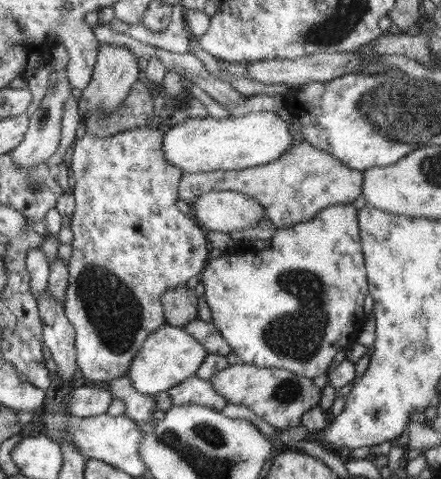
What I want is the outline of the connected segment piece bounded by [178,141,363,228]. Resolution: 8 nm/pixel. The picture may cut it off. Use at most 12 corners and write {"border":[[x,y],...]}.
{"border":[[297,141],[270,164],[186,171],[178,198],[244,193],[277,228],[361,194],[362,172]]}

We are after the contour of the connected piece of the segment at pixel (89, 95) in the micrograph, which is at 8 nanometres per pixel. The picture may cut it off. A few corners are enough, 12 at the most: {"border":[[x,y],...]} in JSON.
{"border":[[99,44],[80,116],[118,110],[138,80],[138,58]]}

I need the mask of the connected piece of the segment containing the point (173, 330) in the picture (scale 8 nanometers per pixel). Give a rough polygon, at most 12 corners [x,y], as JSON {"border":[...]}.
{"border":[[184,327],[148,335],[126,375],[138,392],[168,391],[209,354]]}

